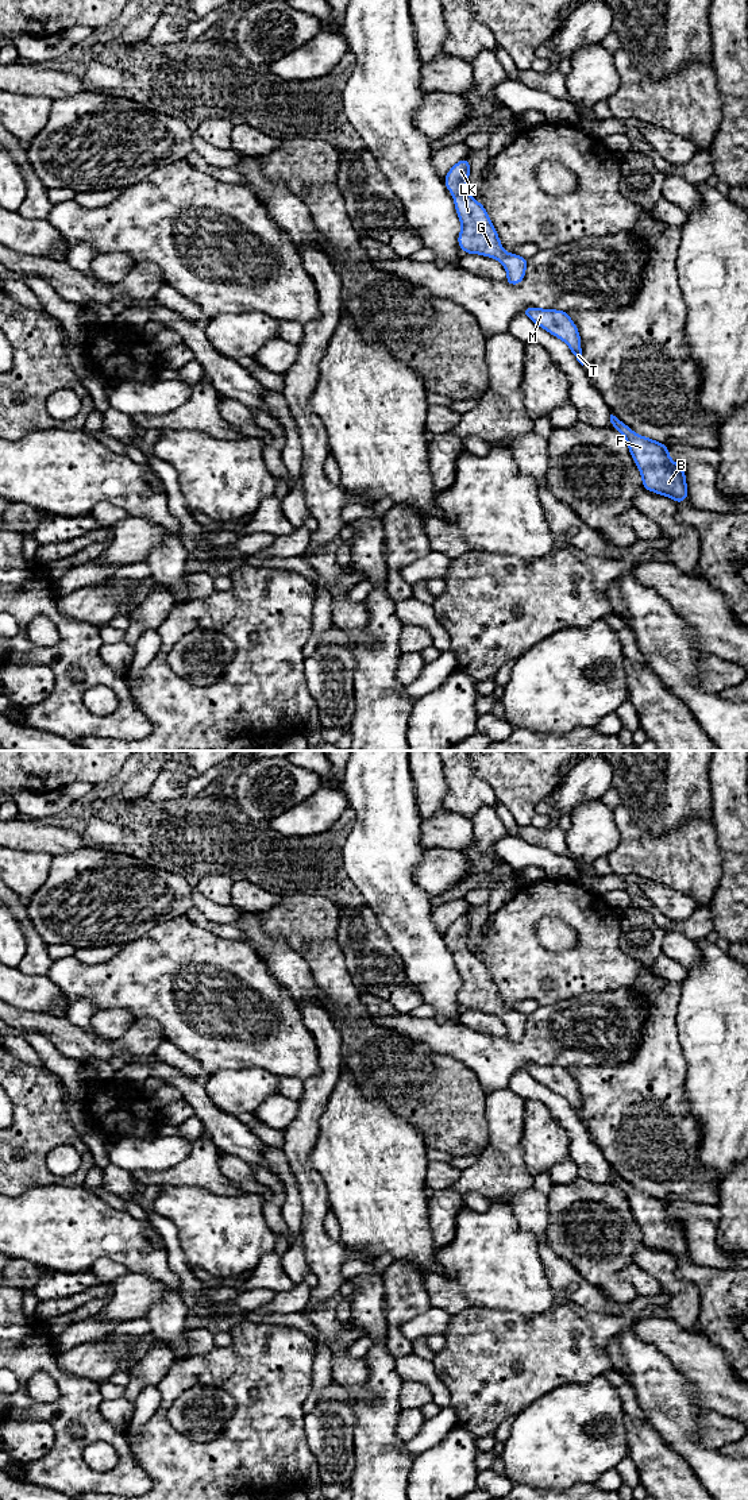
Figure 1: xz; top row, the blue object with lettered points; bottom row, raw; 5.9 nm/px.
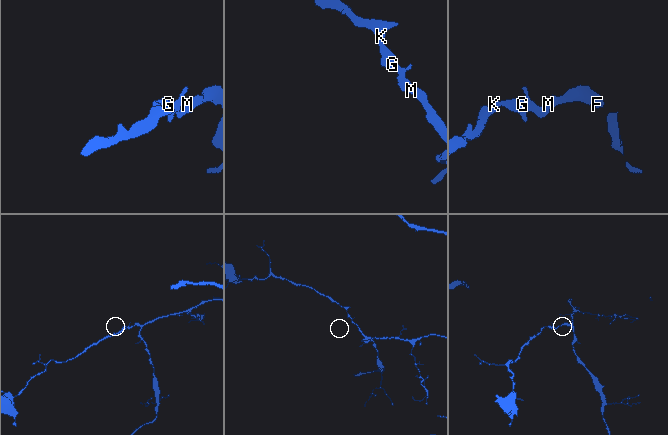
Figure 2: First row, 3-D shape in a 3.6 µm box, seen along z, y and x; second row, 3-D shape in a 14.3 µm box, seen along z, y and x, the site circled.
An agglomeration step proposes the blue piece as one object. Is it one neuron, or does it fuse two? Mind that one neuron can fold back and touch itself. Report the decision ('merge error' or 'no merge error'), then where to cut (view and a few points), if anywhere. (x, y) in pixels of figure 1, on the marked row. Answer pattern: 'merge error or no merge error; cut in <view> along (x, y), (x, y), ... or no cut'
no merge error; no cut

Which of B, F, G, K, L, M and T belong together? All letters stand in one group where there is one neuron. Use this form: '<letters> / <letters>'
B F G K L M T

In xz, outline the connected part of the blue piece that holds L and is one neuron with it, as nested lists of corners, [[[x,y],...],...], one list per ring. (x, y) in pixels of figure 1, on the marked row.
[[[469,158],[455,163],[444,178],[447,189],[451,192],[456,213],[462,223],[458,236],[460,248],[470,254],[481,254],[498,259],[506,269],[506,282],[518,285],[525,277],[528,259],[504,251],[497,231],[489,219],[485,207],[475,201],[466,189],[470,174]]]

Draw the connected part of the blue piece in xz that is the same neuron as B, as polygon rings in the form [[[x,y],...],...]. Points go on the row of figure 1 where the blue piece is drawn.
[[[610,414],[612,428],[626,439],[631,455],[641,473],[643,487],[676,502],[687,498],[683,467],[671,460],[667,446],[649,437],[643,437]]]

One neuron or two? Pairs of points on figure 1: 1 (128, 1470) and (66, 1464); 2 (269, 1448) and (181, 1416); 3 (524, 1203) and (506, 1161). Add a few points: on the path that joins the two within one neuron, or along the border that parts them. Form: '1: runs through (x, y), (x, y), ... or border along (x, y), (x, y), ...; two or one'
1: runs through (114, 1480), (81, 1479); one
2: border along (234, 1400), (234, 1414), (216, 1437), (192, 1441); two
3: border along (532, 1186), (516, 1192); two

